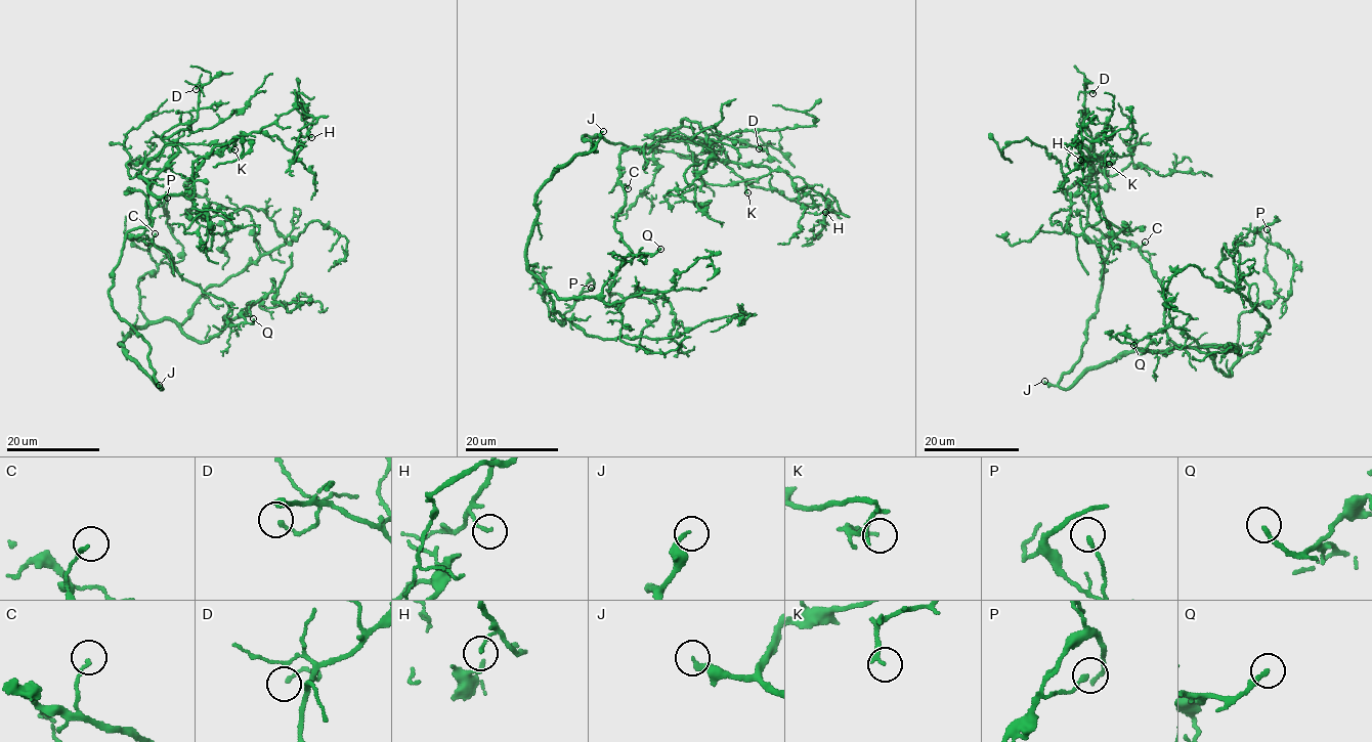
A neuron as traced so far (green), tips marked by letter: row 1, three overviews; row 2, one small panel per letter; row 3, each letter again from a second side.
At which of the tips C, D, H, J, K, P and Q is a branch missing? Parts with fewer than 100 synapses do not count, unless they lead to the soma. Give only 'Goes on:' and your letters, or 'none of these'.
Goes on: J

